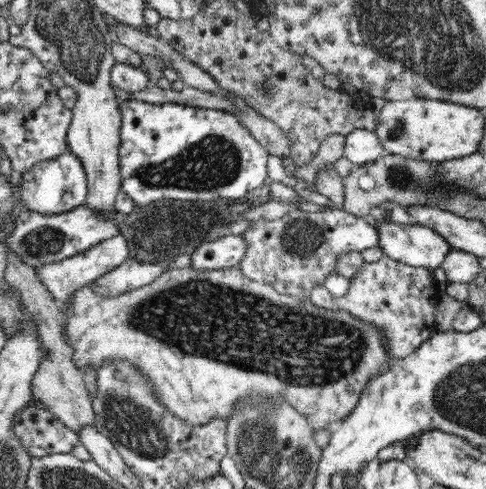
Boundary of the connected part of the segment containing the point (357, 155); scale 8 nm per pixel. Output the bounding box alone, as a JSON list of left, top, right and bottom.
[344,129,386,165]

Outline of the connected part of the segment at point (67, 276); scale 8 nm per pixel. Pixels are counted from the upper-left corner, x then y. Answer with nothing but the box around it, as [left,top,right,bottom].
[37,234,129,304]

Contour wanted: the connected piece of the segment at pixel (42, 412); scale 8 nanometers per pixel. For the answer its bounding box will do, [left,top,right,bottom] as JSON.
[14,406,79,458]

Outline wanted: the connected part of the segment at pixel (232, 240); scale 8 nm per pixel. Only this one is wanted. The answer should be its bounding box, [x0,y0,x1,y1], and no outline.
[189,234,245,270]

